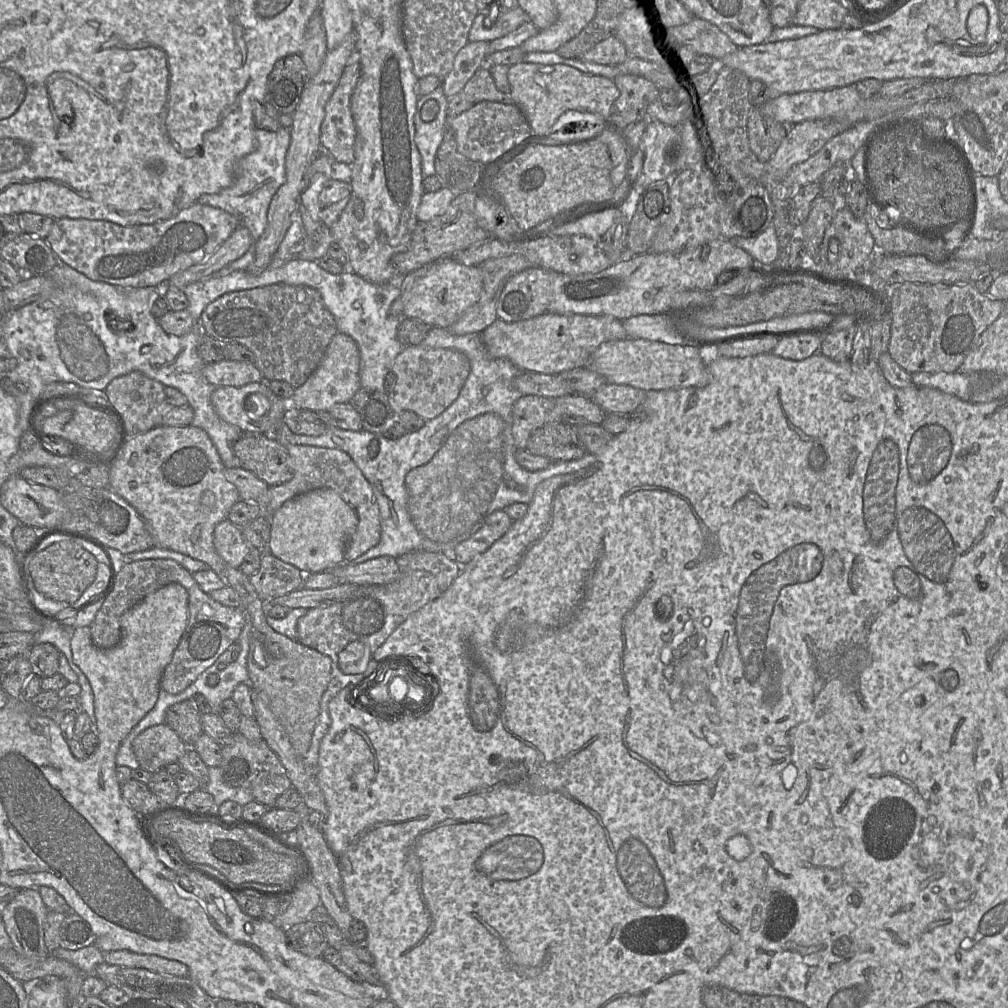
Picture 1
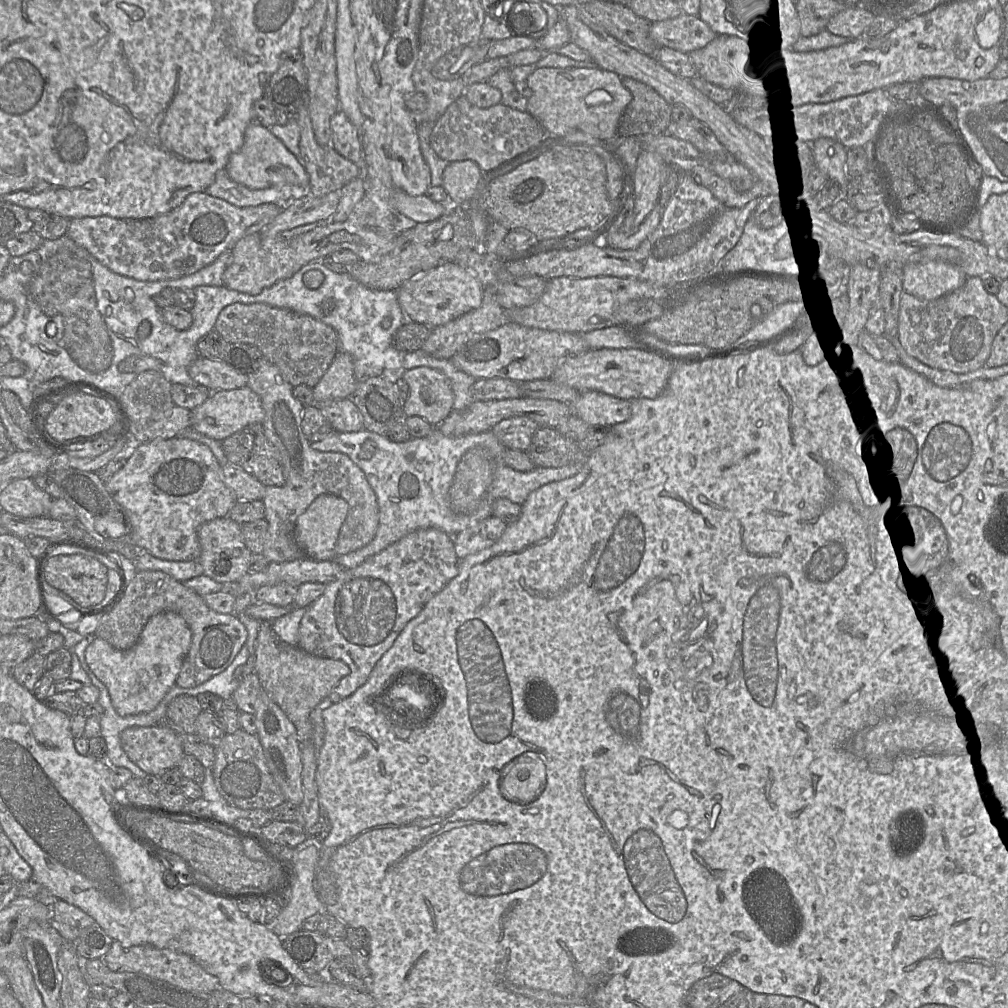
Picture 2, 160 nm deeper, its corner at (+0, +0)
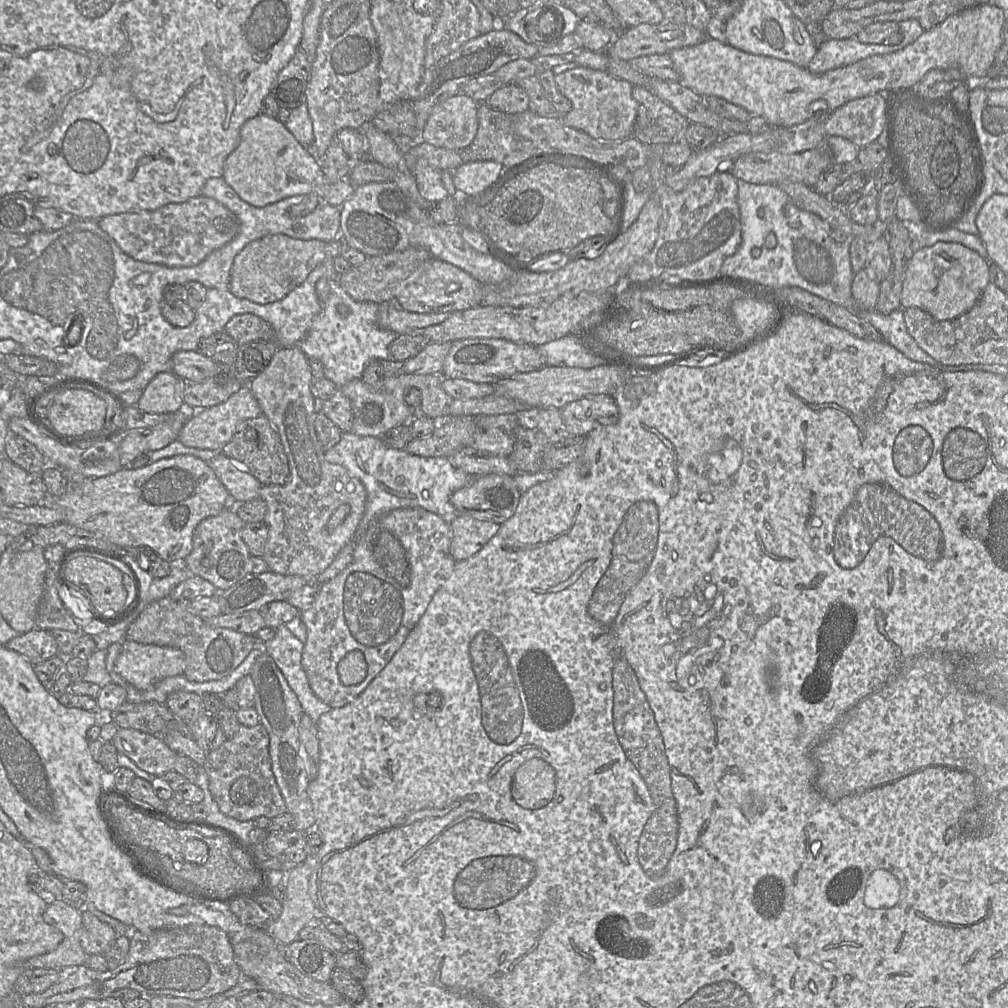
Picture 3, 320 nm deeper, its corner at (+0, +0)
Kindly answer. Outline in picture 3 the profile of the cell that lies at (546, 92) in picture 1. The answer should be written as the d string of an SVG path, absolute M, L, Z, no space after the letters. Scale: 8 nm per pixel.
M583 66L555 75L555 82L571 102L571 110L558 116L565 125L601 141L621 141L632 136L638 102L632 95L631 83L611 75L608 71Z

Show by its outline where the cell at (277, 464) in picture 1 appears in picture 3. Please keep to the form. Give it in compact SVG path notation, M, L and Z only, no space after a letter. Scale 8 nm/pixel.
M263 414L240 423L231 440L220 450L242 472L248 472L262 486L282 486L289 479L289 464L278 433Z

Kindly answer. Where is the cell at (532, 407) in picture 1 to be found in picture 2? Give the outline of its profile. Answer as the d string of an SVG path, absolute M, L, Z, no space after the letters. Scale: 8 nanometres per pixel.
M514 416L500 421L491 431L507 449L525 452L538 427L537 423L525 416Z

